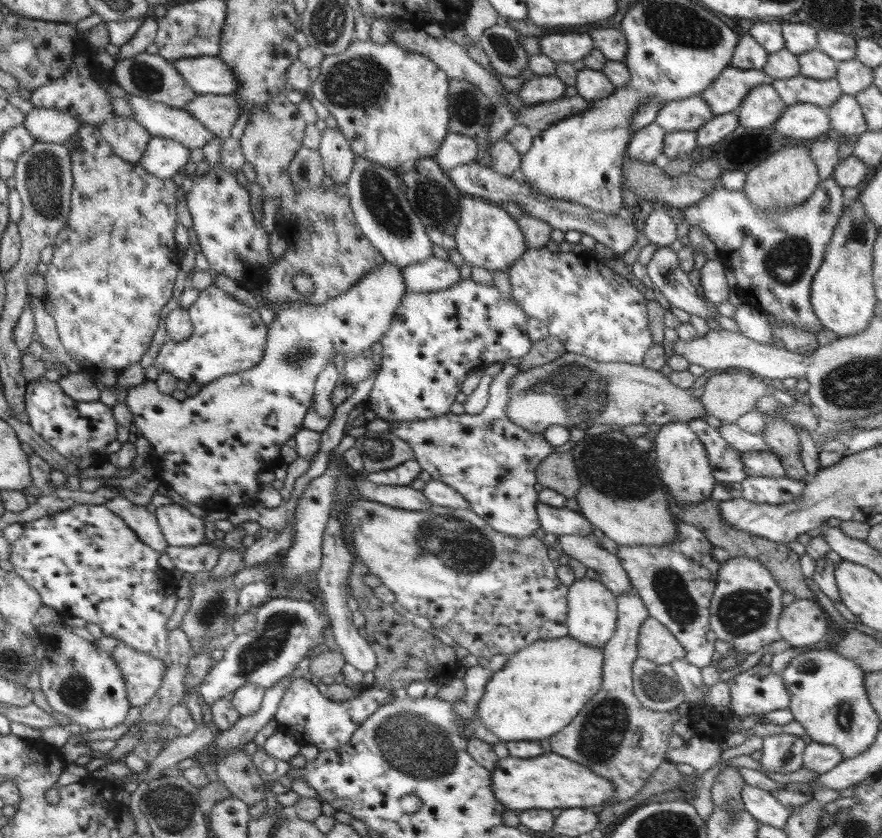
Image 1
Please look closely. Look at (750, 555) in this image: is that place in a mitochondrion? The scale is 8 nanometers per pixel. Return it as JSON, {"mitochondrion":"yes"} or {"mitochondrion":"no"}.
{"mitochondrion":"no"}

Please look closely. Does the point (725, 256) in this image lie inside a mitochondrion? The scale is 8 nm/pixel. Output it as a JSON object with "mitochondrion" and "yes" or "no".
{"mitochondrion":"no"}

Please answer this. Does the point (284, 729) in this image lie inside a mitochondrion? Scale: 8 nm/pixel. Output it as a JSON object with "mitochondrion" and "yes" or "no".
{"mitochondrion":"no"}

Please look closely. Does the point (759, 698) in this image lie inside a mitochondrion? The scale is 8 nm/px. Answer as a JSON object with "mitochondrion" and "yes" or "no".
{"mitochondrion":"no"}

